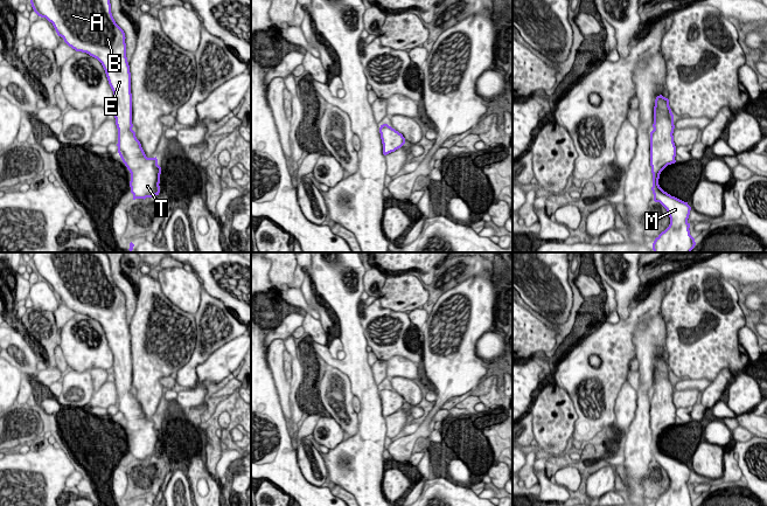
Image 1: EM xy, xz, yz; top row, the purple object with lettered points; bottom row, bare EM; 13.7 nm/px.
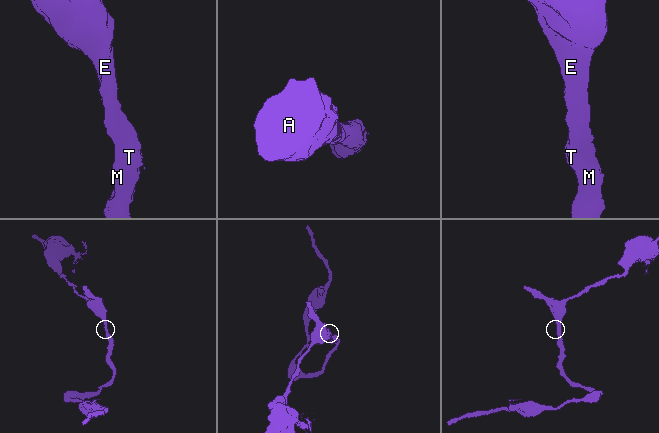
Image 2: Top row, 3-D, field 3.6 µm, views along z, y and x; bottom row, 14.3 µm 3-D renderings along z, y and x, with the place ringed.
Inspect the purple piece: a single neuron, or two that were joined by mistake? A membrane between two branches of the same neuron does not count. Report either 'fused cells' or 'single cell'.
single cell

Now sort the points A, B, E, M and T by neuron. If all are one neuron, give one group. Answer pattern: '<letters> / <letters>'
A B E M T

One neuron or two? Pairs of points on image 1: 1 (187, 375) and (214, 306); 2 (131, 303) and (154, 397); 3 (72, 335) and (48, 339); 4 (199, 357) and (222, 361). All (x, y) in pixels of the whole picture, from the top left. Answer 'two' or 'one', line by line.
1: one
2: two
3: two
4: two

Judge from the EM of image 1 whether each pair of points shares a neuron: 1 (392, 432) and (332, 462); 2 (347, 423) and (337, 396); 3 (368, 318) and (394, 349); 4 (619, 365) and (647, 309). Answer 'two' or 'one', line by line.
1: two
2: one
3: one
4: one

